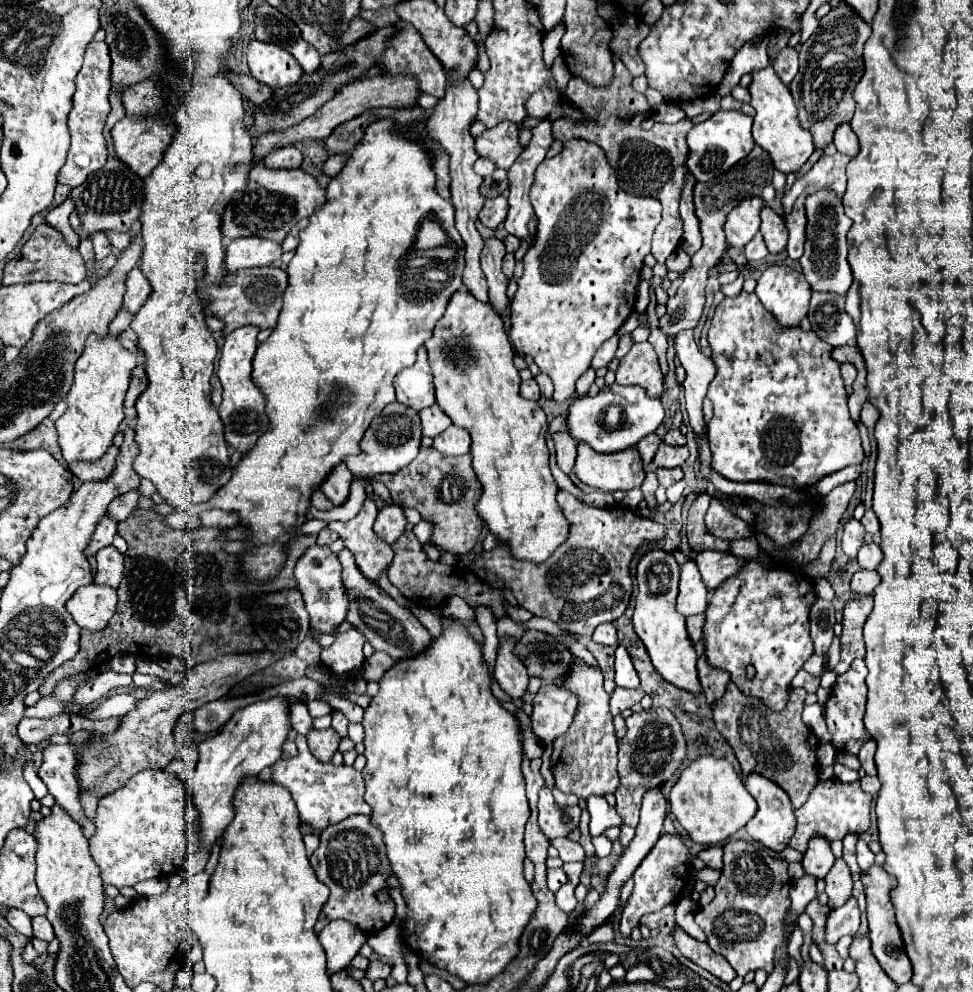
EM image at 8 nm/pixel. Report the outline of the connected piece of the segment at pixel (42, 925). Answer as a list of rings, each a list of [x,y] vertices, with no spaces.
[[[36,916],[32,918],[32,926],[34,926],[34,938],[40,938],[40,940],[54,940],[54,930],[52,930],[52,924],[46,920],[46,916]]]

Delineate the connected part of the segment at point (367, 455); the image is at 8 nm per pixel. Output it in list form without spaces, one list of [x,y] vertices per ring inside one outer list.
[[[392,402],[382,410],[382,416],[376,416],[362,438],[362,452],[358,456],[348,456],[346,466],[356,478],[372,478],[376,474],[396,474],[400,468],[410,464],[418,456],[422,438],[420,416],[416,410]]]

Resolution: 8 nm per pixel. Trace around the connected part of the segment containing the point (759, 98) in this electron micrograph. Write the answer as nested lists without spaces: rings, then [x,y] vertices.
[[[768,66],[760,72],[754,72],[754,80],[750,84],[750,94],[752,94],[750,104],[756,110],[754,128],[752,128],[754,142],[770,152],[770,158],[772,158],[776,170],[780,170],[782,174],[798,172],[802,168],[802,164],[810,158],[810,154],[814,152],[814,142],[812,142],[812,134],[808,130],[804,130],[798,122],[798,112],[796,112],[788,86],[784,86],[782,80],[776,76],[774,68]]]

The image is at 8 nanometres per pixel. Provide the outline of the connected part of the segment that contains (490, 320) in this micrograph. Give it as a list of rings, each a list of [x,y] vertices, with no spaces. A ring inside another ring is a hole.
[[[462,288],[448,302],[444,316],[434,326],[432,338],[424,346],[434,374],[438,406],[456,426],[466,428],[472,436],[472,468],[482,484],[482,496],[476,502],[476,512],[496,540],[510,548],[510,554],[516,560],[530,560],[534,564],[548,560],[554,550],[566,542],[570,526],[556,502],[558,486],[548,466],[546,414],[544,410],[538,410],[538,402],[530,402],[520,396],[520,376],[512,364],[514,350],[502,318],[490,304],[478,302],[466,288]]]

